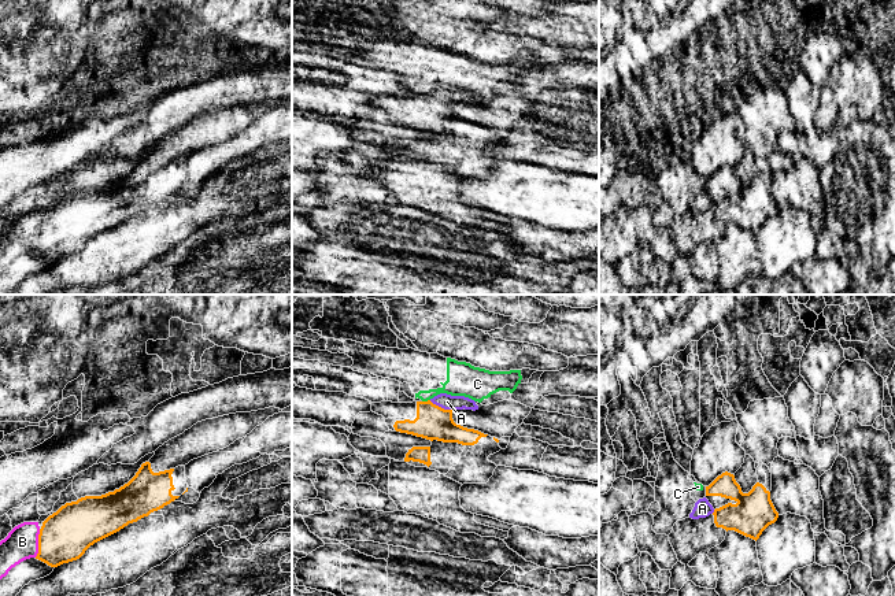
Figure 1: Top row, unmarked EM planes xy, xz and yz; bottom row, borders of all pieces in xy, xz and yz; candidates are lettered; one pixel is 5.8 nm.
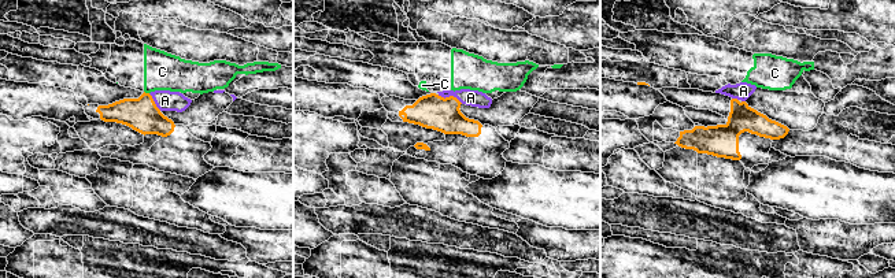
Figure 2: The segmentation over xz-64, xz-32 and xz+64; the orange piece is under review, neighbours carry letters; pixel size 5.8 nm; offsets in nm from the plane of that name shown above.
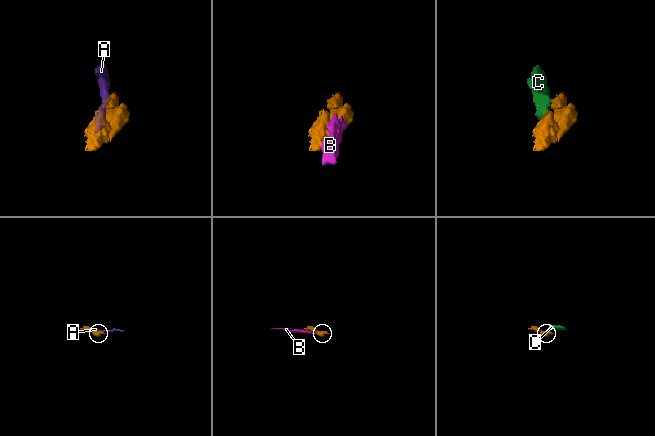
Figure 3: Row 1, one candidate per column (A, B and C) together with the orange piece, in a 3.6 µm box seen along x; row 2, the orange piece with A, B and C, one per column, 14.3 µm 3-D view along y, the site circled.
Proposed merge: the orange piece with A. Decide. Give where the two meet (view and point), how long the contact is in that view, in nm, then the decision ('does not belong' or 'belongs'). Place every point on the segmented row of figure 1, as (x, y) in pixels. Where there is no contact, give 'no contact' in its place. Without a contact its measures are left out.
xz (440, 407) | 150 nm | belongs

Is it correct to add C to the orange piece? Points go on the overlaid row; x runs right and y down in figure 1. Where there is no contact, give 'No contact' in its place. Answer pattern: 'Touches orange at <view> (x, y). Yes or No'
Touches orange at xz (425, 402). No

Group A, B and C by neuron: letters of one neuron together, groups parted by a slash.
A / B / C

